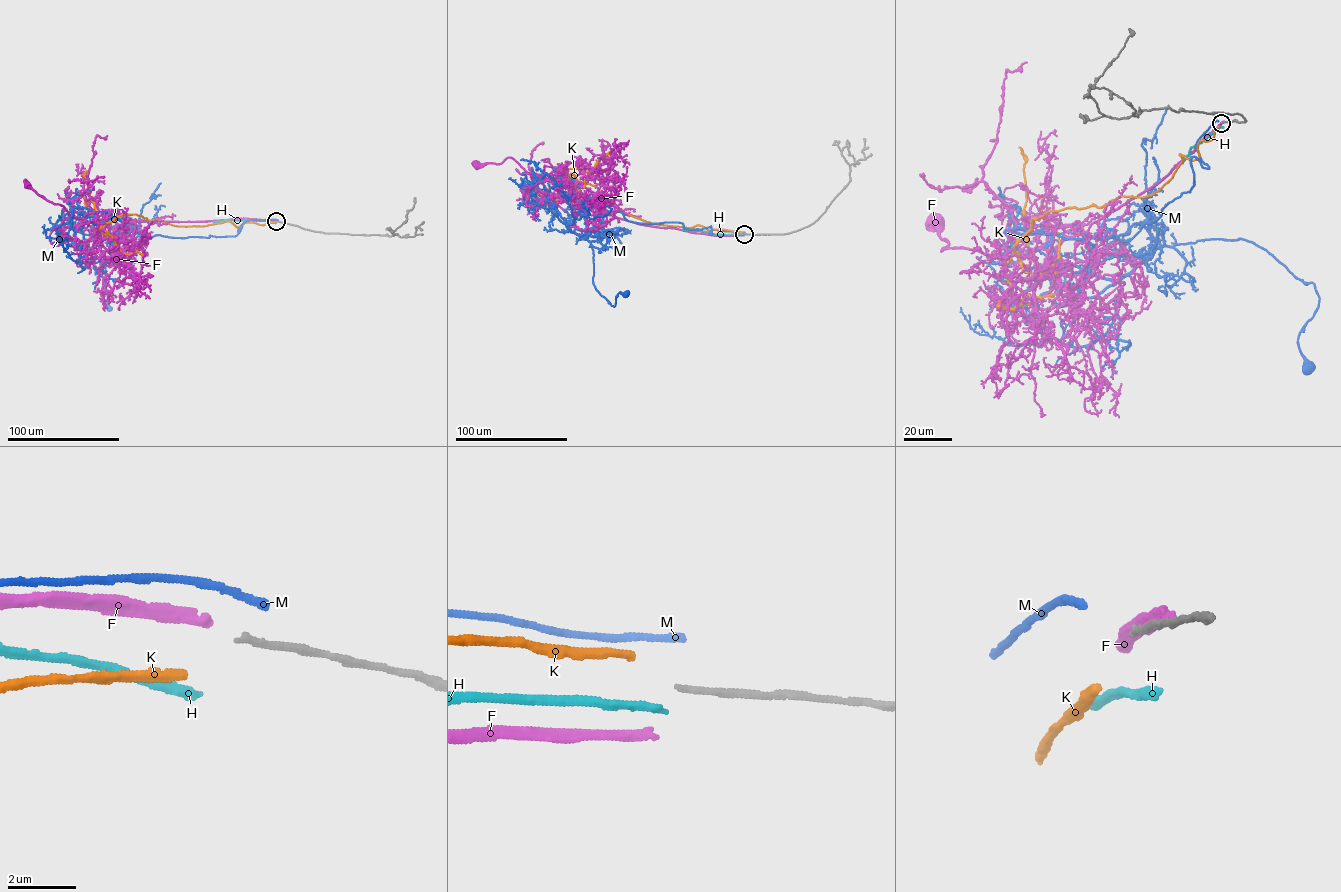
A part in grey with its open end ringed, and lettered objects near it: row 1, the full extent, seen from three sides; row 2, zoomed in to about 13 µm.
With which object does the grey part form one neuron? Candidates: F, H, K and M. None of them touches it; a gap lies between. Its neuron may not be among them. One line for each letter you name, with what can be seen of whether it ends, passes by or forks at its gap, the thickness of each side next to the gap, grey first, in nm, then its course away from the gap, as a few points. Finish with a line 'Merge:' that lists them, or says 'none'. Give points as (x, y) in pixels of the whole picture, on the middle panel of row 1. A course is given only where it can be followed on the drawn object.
Merge: none

